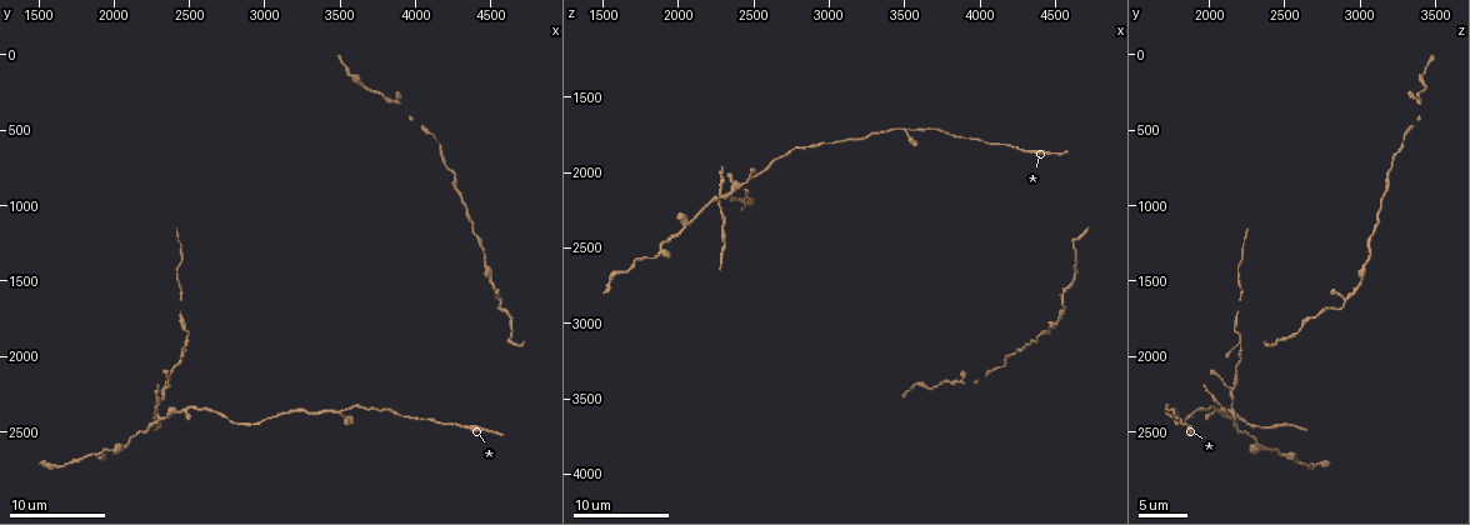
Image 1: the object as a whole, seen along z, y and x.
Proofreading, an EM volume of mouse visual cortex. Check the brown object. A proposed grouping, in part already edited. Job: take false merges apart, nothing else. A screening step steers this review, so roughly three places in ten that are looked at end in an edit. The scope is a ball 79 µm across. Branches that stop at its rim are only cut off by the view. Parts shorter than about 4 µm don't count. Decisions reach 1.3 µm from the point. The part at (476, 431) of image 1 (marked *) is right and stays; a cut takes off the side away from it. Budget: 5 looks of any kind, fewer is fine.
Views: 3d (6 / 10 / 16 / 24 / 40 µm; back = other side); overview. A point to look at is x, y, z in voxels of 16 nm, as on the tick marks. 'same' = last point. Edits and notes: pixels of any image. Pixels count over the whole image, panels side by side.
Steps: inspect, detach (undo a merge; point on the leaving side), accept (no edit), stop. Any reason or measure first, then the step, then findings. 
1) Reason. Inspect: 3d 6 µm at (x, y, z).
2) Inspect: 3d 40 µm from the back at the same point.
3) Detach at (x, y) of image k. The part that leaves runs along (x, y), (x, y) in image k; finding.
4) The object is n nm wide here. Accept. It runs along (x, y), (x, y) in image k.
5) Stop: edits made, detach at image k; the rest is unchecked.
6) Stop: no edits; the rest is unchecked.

Looks like a crossing. Inspect: 3d 10 µm at (2280, 2360, 2140).

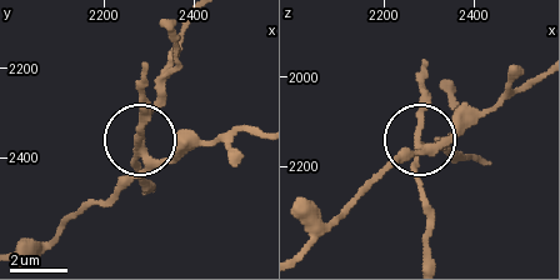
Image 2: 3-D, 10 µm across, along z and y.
Inspect: 3d 6 µm at (2275, 2370, 2155).

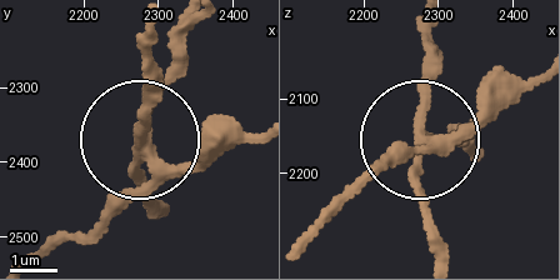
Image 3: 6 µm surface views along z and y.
Detach at (155, 105) of image 3. The part that leaves runs along (420, 138), (433, 254) in image 3; two neurons meet here.

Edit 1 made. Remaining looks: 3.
Inspect: overview.

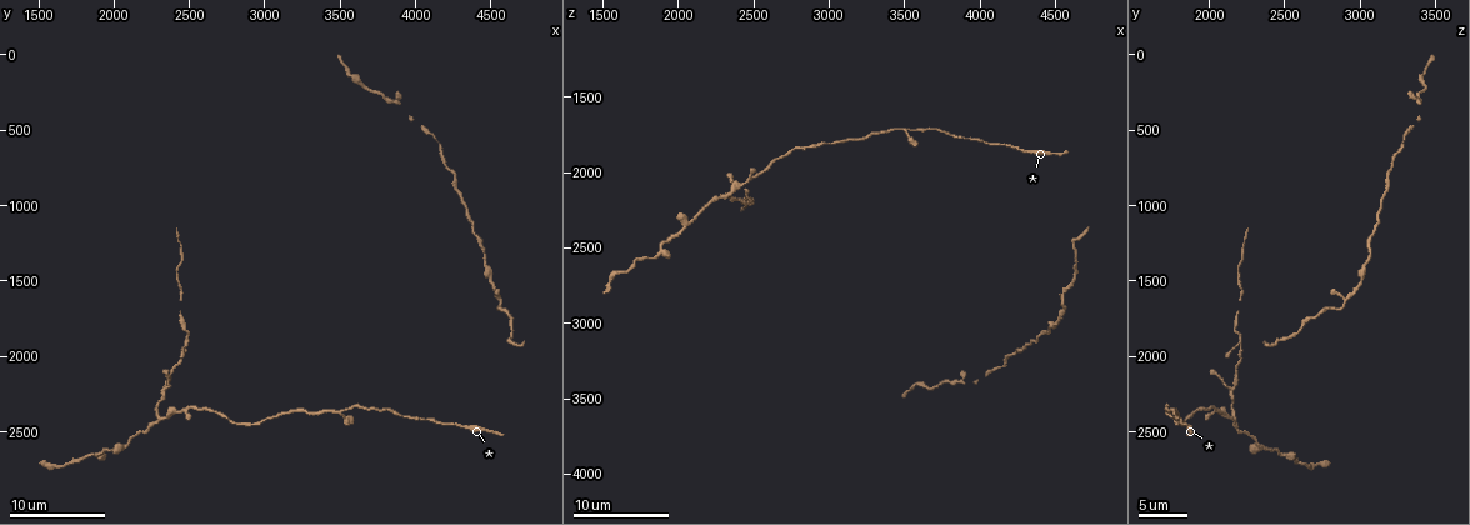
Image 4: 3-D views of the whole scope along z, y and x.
Inspect: 3d 6 µm at (2480, 1860, 2180).

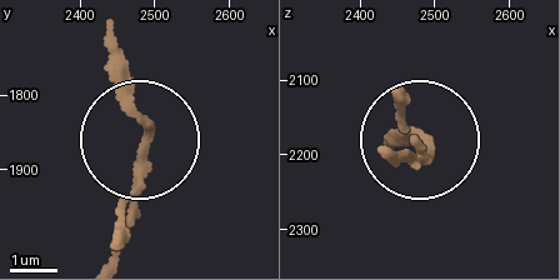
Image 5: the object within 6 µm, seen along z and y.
The object is 150 nm wide here. Accept. It runs along (110, 256), (143, 125), (110, 33) in image 5; all the same neuron.

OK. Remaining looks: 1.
Thin neck. Inspect: 3d 10 µm at (1800, 2660, 2560).

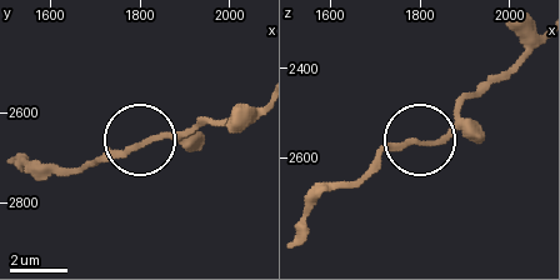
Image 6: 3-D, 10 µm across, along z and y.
Detach at (100, 161) of image 6. The part that leaves runs along (135, 145), (73, 166), (20, 166) in image 6; two neurons meet here.

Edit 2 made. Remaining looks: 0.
Stop: edits made, detach at image 3, detach at image 6; the rest is unchecked.

